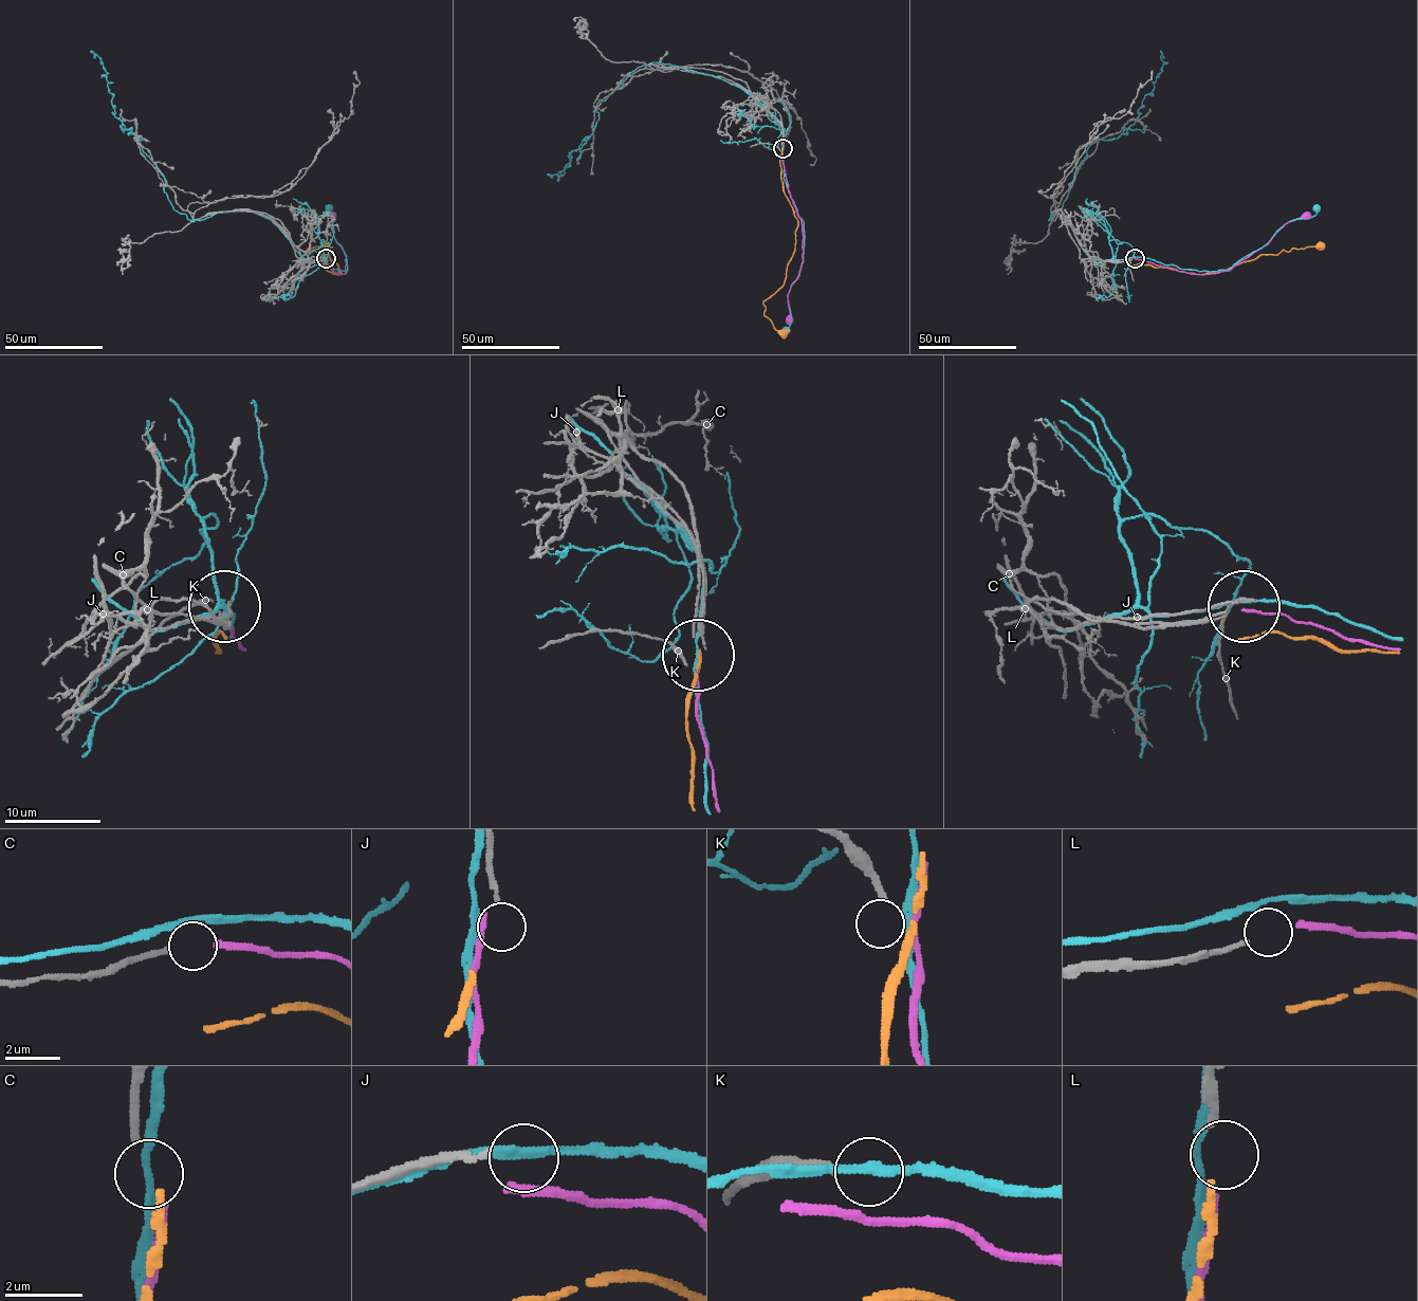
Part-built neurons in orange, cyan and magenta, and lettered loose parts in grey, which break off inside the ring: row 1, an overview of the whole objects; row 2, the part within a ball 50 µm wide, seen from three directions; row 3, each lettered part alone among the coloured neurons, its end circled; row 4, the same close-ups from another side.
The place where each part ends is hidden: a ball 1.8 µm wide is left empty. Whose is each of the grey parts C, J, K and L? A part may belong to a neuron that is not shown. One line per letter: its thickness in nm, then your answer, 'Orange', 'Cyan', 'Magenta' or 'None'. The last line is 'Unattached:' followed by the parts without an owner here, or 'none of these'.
C: Thickness 200 nm. None
J: Thickness 170 nm. None
K: Thickness 200 nm. None
L: Thickness 190 nm. None
Unattached: C, J, K, L

